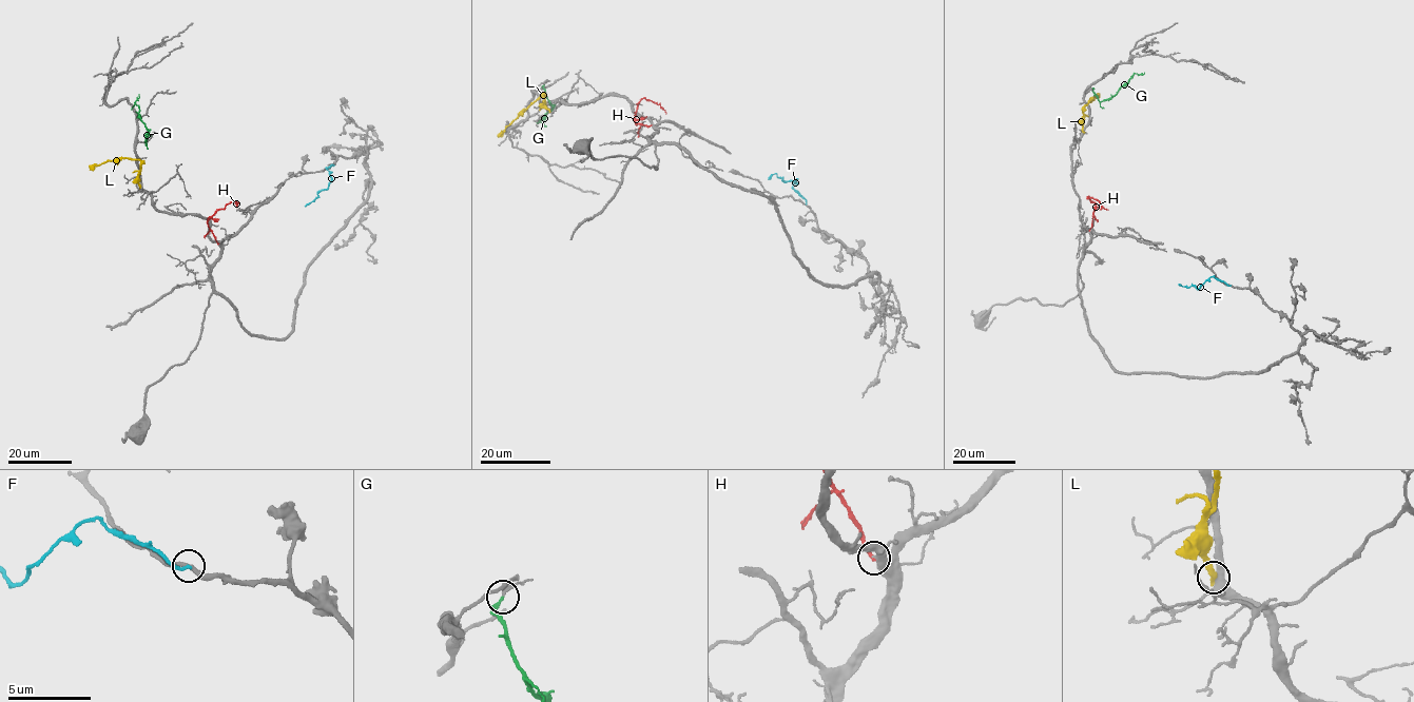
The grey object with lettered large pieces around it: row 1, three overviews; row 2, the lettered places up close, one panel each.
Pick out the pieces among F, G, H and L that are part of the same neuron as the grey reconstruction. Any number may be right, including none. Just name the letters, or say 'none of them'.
G

